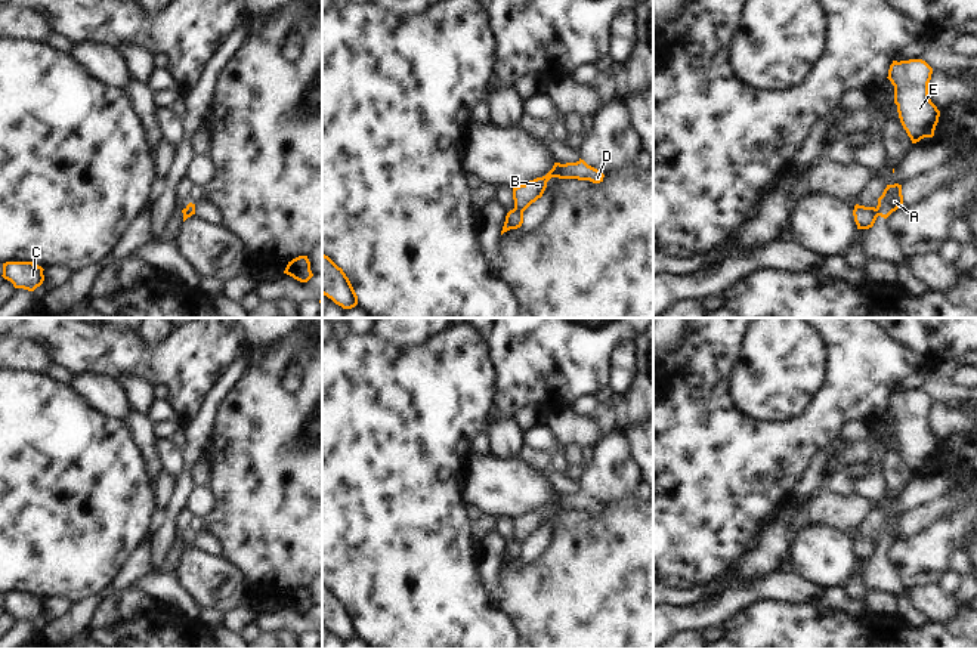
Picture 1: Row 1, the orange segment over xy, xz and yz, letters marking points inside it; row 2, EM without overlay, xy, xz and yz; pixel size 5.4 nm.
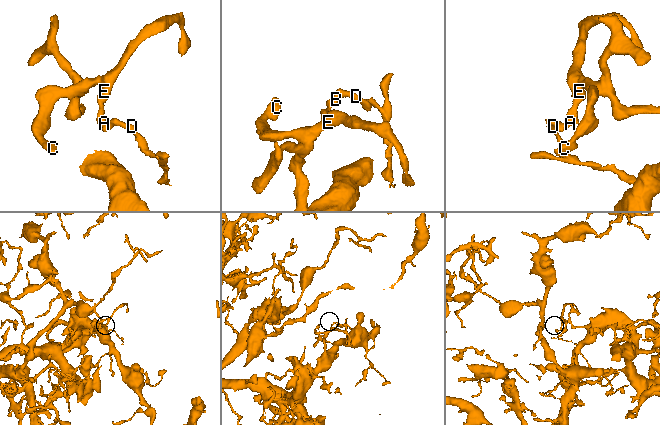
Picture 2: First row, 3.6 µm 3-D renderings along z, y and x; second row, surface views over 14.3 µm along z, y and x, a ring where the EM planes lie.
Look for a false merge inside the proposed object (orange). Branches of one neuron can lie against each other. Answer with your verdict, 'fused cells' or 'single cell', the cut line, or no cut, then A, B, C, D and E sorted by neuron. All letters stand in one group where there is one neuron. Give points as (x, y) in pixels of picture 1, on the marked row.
fused cells | xz (515, 207), (522, 212) | A C E / B D

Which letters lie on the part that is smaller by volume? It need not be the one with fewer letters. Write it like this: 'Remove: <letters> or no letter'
Remove: B, D

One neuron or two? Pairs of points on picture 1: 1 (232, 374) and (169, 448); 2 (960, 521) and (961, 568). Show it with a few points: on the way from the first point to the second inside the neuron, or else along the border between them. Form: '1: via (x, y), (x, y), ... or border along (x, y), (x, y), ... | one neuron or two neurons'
1: border along (181, 453), (182, 469), (173, 478) | two neurons
2: border along (961, 549), (951, 556), (949, 568) | two neurons

